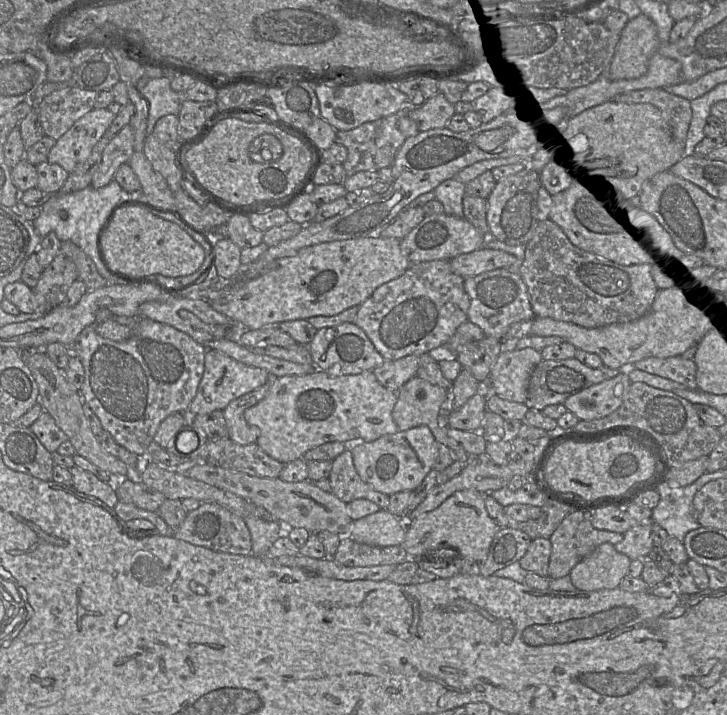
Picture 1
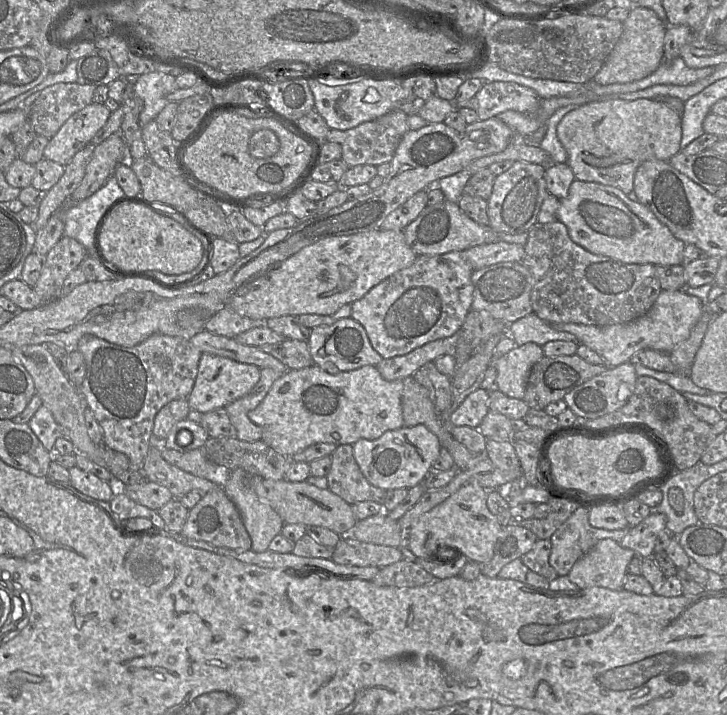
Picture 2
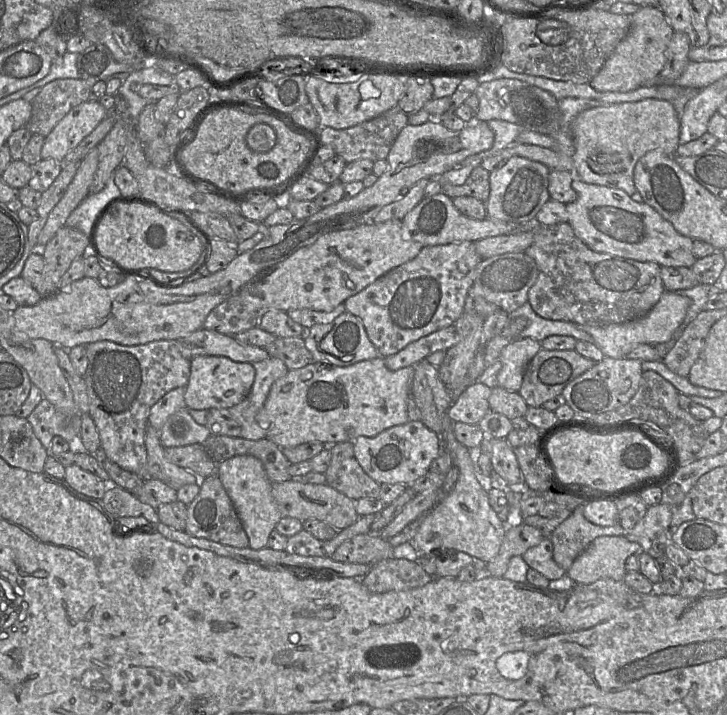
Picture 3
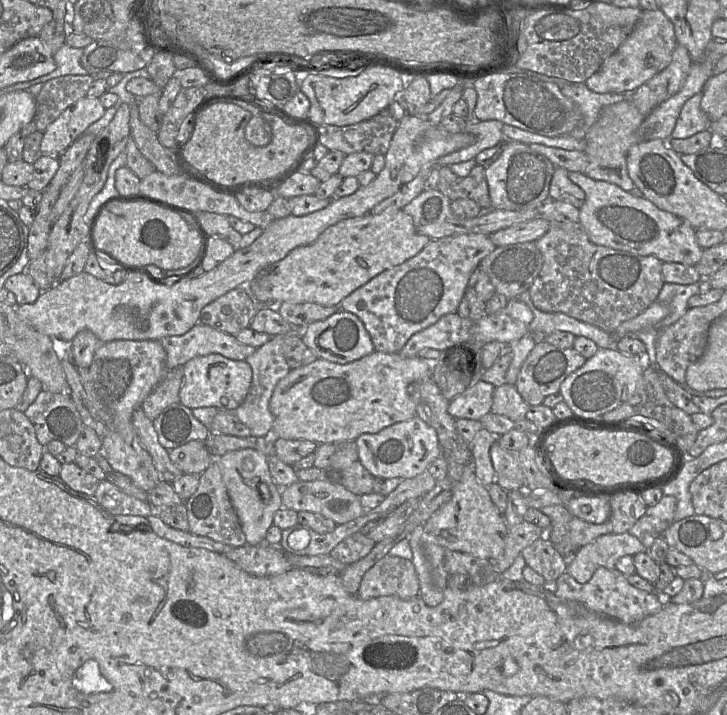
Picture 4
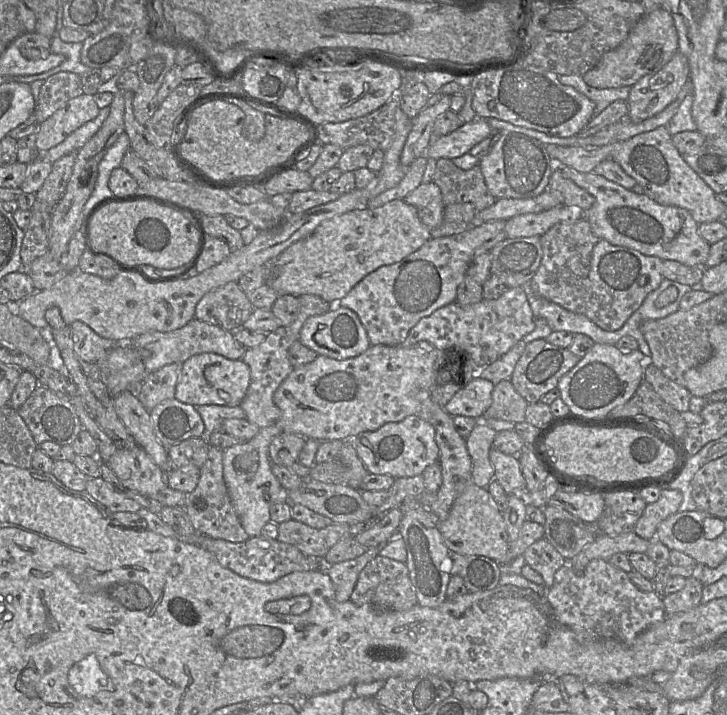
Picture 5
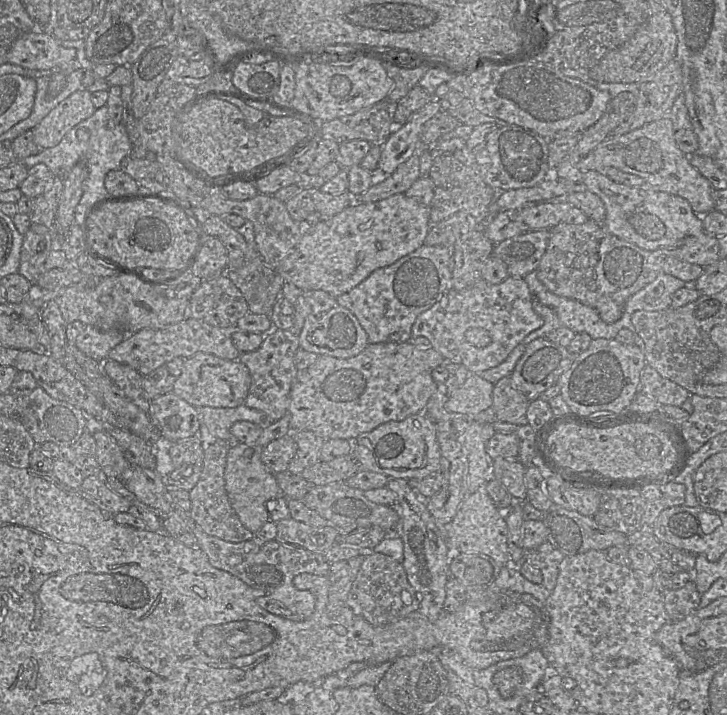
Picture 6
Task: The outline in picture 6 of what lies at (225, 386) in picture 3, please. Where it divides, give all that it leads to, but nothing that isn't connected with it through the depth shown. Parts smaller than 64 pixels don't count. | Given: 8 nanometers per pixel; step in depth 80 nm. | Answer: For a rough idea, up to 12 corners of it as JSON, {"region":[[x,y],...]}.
{"region":[[239,357],[184,359],[171,391],[201,406],[246,401],[251,372]]}

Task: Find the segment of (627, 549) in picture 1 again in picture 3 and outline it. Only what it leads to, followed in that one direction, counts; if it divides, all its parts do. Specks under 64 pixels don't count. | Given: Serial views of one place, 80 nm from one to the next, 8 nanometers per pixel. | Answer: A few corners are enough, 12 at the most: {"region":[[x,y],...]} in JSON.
{"region":[[648,506],[625,536],[649,552],[655,537],[670,528],[671,508]]}

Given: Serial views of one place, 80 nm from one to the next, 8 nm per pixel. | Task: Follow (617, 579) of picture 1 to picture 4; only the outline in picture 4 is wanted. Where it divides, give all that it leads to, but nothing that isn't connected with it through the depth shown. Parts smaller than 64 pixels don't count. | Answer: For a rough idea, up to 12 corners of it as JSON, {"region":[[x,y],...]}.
{"region":[[630,532],[598,536],[567,561],[567,572],[588,582],[599,567],[645,551]]}

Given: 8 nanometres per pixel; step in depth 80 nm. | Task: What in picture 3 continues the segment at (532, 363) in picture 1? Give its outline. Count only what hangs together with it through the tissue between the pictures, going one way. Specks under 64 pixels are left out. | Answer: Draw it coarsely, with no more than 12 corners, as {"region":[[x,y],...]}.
{"region":[[533,338],[511,340],[499,356],[498,386],[518,392],[541,348]]}

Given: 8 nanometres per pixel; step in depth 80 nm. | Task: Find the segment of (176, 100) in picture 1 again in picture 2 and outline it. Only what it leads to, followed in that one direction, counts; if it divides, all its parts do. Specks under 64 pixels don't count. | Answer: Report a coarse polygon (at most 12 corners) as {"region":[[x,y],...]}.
{"region":[[152,69],[133,80],[143,101],[141,126],[155,120],[180,89],[173,75]]}

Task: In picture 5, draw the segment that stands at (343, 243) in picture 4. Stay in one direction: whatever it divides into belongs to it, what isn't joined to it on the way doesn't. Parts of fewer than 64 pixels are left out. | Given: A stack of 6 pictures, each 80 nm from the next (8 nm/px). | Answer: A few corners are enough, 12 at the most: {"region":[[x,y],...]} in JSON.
{"region":[[403,199],[323,221],[267,266],[336,305],[431,238]]}

